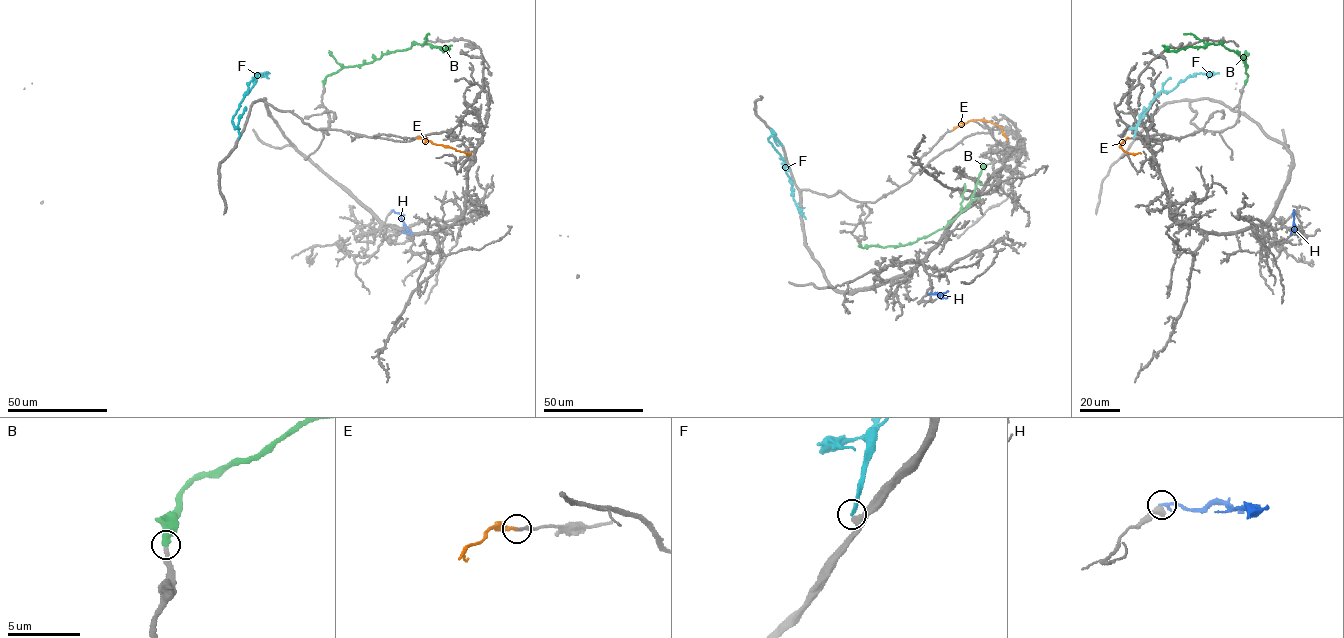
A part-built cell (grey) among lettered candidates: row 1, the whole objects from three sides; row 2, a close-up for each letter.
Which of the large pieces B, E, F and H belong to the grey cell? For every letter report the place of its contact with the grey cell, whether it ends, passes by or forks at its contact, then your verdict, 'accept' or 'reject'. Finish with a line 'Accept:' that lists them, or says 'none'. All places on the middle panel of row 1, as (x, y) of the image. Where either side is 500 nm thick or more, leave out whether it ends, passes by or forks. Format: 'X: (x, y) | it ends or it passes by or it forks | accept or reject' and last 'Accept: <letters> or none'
B: (859, 244) | it ends | accept
E: (953, 130) | it ends | accept
F: (774, 133) | it ends | reject
H: (928, 293) | reject
Accept: B, E

